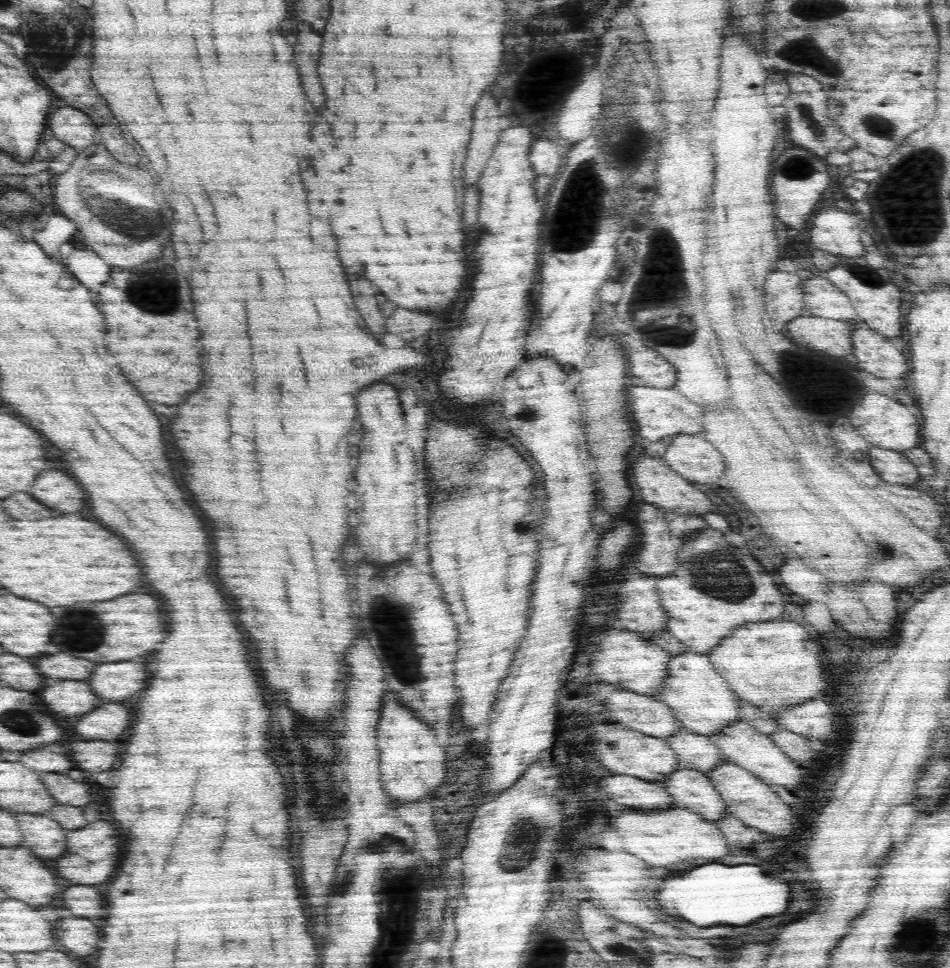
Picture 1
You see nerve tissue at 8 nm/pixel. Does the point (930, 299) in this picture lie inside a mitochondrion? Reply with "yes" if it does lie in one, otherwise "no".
no

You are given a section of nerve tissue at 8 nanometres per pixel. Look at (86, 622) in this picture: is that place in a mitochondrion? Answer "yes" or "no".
yes

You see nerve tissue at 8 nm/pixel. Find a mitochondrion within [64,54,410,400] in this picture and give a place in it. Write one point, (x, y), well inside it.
(156, 291)

